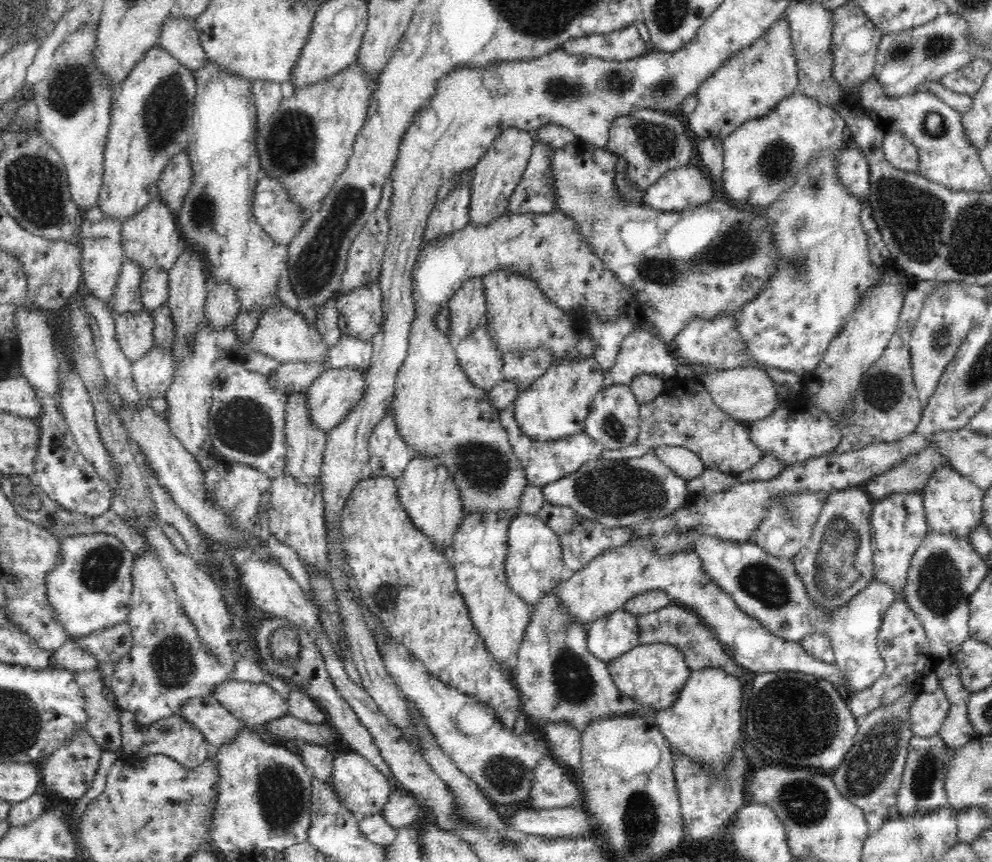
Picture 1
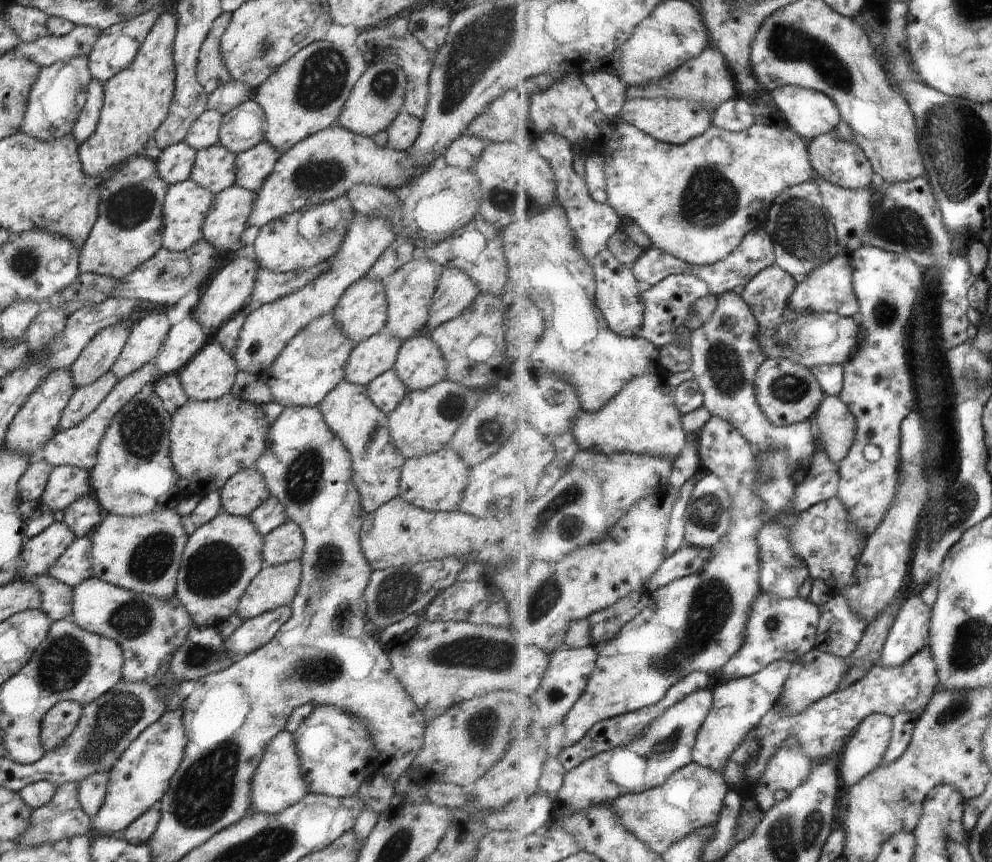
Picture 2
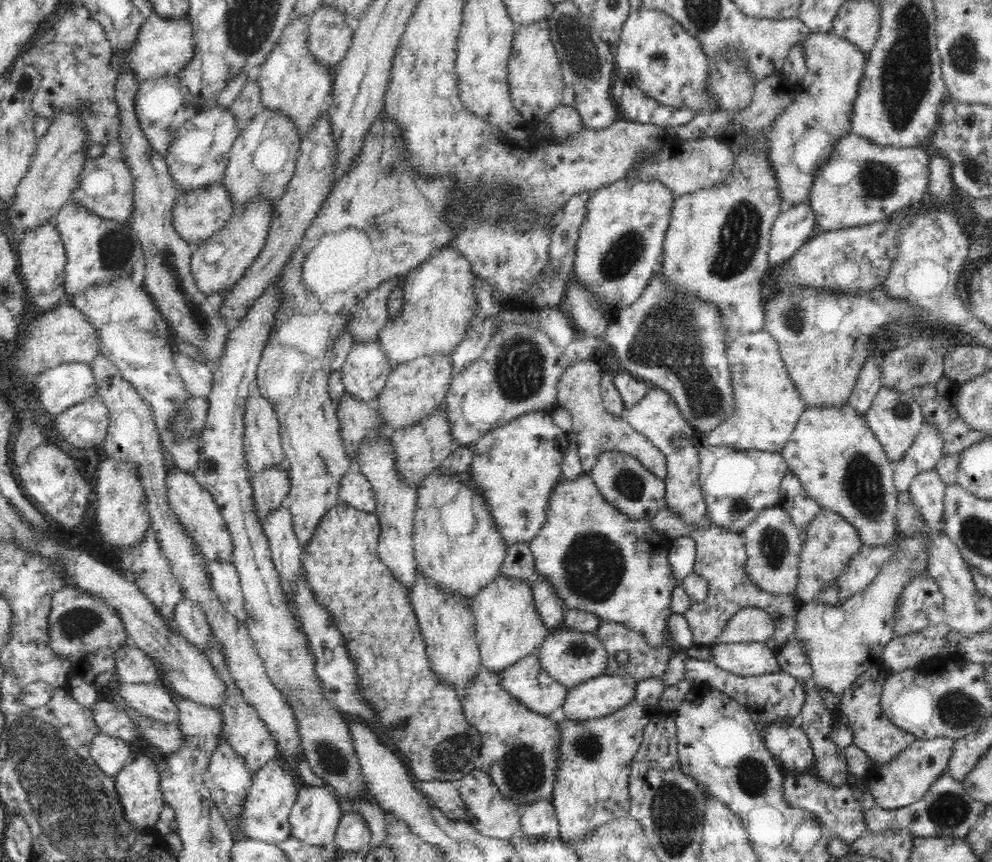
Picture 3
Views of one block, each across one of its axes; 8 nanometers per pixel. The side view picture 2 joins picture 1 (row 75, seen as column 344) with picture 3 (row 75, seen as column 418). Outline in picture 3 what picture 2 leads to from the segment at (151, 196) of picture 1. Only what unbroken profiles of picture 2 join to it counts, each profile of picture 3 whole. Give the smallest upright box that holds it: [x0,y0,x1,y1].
[134,75,197,156]

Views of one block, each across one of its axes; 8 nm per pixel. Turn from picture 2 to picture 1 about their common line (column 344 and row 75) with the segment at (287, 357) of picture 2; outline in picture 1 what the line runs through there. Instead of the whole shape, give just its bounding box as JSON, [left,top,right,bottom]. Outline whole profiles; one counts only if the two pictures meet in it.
[256,63,378,212]

